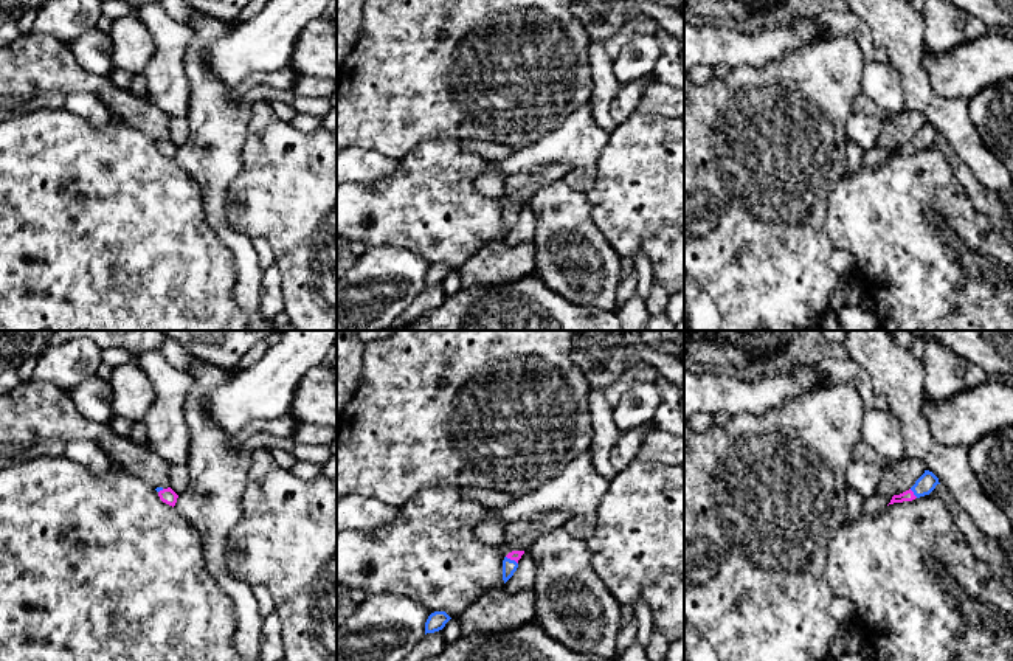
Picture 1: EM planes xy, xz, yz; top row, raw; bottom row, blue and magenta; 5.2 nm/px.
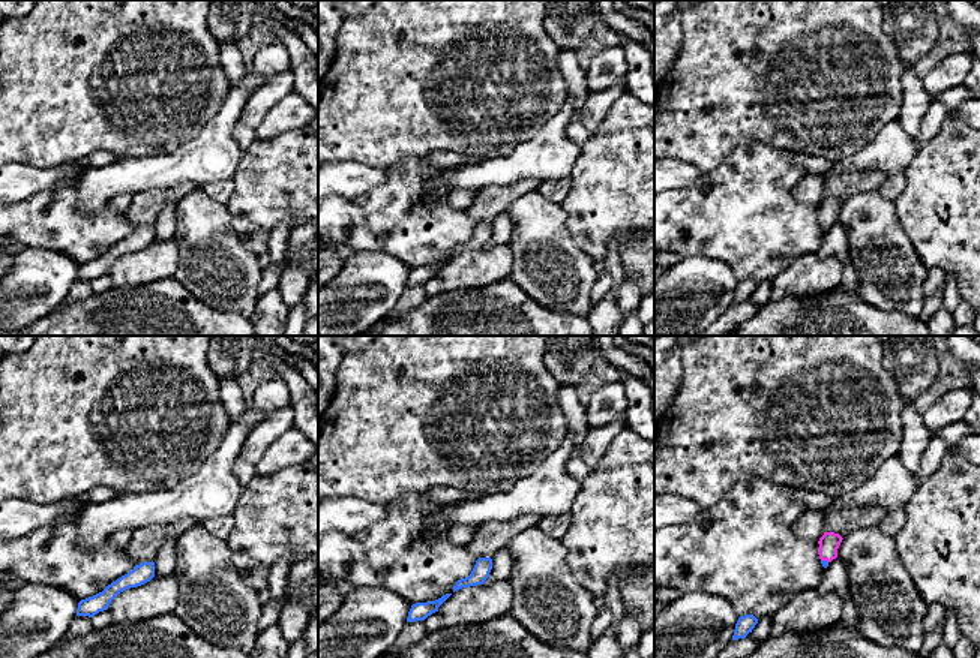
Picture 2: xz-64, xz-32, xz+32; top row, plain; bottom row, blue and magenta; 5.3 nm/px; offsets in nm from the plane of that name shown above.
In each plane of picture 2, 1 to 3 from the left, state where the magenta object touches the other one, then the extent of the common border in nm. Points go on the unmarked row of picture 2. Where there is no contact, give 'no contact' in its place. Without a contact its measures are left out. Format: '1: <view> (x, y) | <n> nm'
1: no contact
2: no contact
3: xz+32 (824, 225) | 40 nm

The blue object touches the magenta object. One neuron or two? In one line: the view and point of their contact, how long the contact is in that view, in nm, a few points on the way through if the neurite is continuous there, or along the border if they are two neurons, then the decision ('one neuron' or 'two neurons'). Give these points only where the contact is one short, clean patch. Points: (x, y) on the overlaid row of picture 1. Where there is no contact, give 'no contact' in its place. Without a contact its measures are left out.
meets blue in yz at (914, 494); contact 60 nm long; runs through yz (925, 484), (914, 494), (908, 495); one neuron

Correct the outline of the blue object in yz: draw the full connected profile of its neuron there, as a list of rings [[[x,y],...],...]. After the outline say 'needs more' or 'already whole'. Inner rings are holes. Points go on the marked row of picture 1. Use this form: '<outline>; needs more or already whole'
[[[925,470],[925,473],[915,481],[915,484],[909,490],[900,495],[894,495],[889,504],[912,501],[915,498],[929,495],[937,484],[940,484],[939,478],[932,472]]]; needs more

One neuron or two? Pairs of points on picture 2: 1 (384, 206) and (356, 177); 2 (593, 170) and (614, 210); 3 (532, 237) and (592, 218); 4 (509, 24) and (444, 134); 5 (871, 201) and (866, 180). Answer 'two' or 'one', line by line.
1: two
2: one
3: two
4: one
5: two

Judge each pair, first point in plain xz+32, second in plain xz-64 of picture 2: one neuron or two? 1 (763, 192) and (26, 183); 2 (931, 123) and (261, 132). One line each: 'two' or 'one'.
1: two
2: two

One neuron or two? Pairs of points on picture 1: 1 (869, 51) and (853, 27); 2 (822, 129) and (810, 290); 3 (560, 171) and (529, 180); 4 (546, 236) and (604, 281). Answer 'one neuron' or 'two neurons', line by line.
1: one neuron
2: one neuron
3: one neuron
4: one neuron

